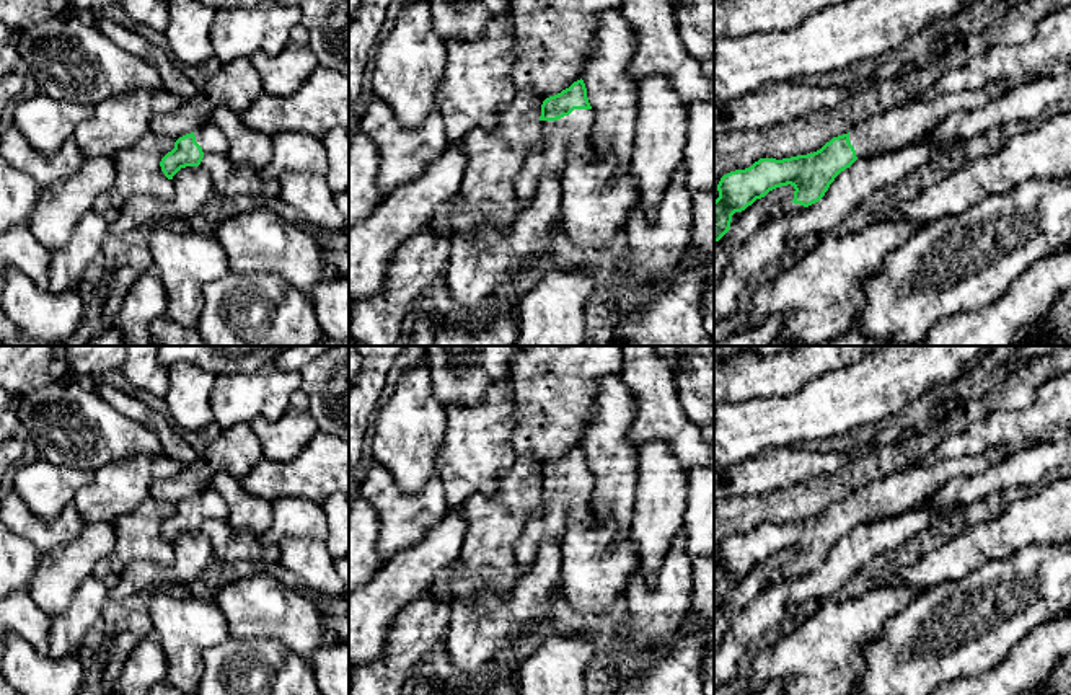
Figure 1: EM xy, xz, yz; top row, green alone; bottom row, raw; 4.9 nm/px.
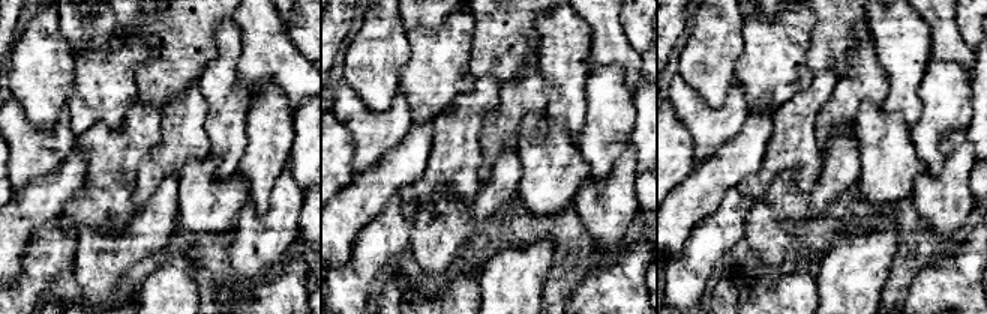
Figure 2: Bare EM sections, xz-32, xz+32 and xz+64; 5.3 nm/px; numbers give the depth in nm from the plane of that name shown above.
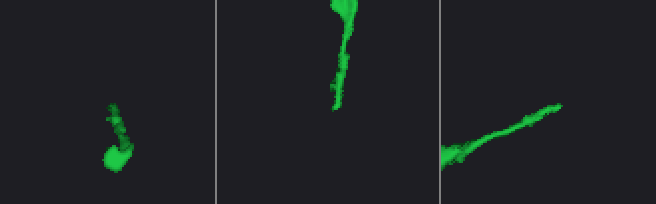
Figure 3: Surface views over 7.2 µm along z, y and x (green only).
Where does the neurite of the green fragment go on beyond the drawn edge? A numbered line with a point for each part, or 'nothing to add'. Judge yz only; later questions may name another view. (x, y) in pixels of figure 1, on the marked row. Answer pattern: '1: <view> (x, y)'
1: yz (885, 132)

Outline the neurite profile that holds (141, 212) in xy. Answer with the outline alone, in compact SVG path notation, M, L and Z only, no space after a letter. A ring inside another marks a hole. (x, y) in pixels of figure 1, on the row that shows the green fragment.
M204 166L181 168L171 179L174 197L156 199L147 194L132 197L111 219L108 235L143 233L153 225L170 225L173 219L189 219L217 201L214 183Z

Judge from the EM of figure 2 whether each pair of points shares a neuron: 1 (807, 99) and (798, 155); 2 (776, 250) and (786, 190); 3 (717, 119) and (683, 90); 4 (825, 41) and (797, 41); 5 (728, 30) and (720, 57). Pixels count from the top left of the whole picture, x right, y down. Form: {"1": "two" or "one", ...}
{"1": "one", "2": "one", "3": "one", "4": "two", "5": "one"}

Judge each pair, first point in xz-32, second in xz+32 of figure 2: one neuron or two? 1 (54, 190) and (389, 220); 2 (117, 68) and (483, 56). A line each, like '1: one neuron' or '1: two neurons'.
1: two neurons
2: two neurons

